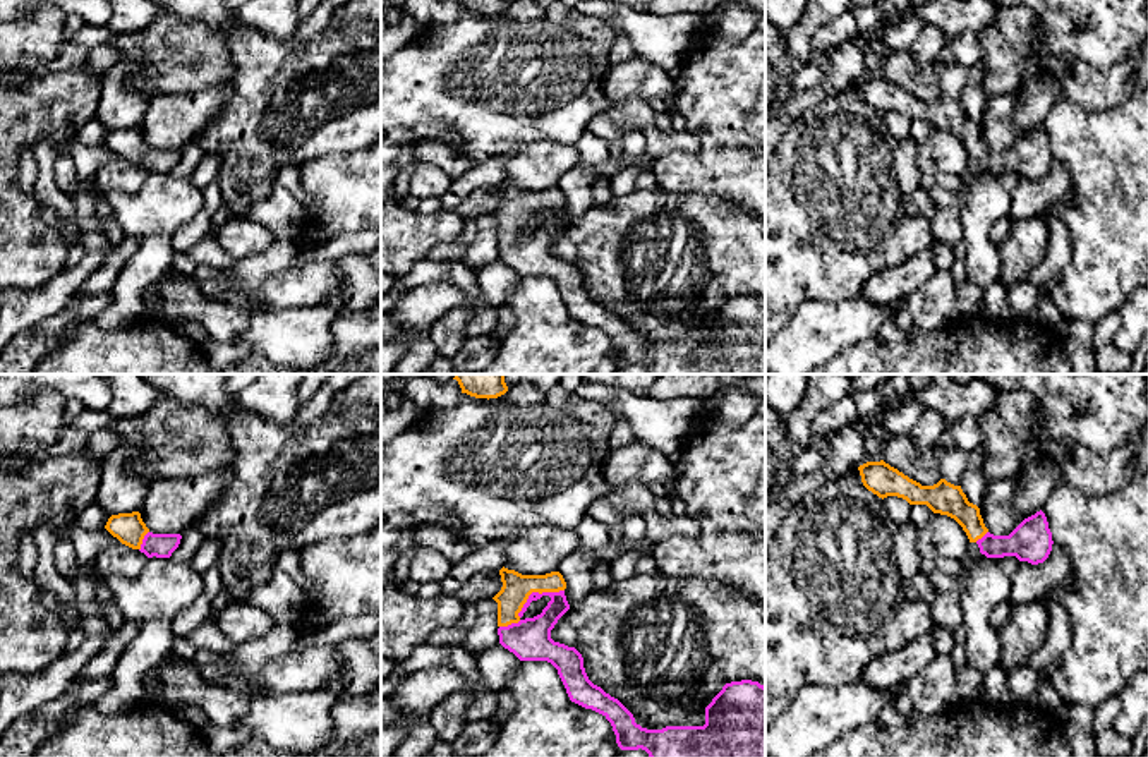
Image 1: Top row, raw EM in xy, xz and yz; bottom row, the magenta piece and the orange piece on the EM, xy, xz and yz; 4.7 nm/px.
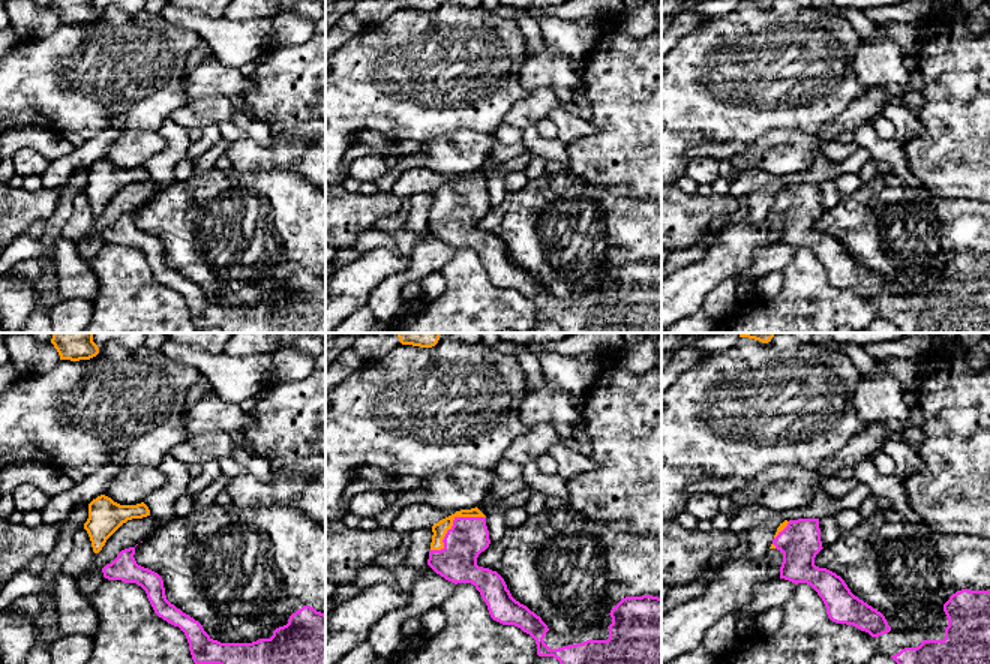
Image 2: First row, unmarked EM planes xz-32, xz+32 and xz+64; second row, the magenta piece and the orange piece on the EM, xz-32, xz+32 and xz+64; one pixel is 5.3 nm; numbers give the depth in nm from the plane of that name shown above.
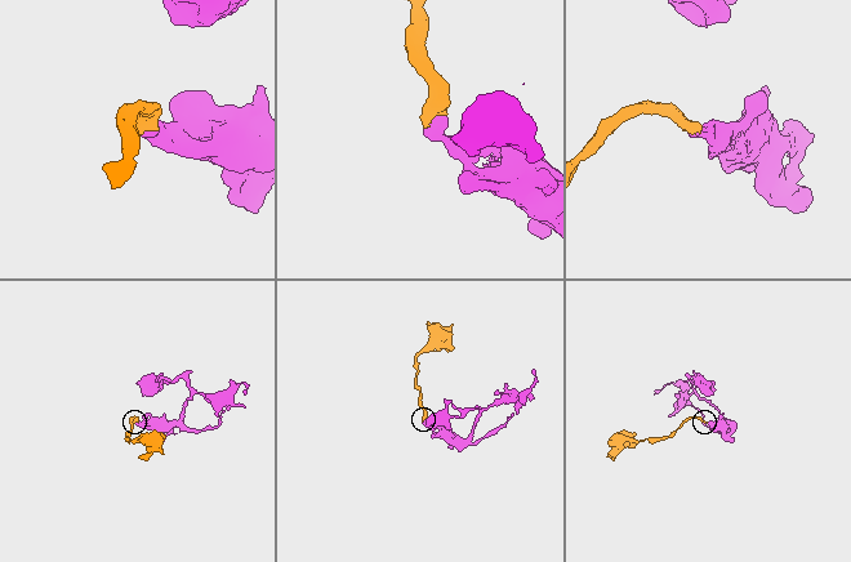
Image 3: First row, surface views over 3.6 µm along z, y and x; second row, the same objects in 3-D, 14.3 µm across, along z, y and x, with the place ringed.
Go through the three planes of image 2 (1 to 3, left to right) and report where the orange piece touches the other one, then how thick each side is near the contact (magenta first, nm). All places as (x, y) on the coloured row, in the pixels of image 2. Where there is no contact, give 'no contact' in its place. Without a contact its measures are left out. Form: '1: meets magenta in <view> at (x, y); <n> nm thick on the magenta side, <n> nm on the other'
1: no contact
2: meets magenta in xz+32 at (453, 523); 220 nm thick on the magenta side, 80 nm on the other
3: meets magenta in xz+64 at (782, 531); 220 nm thick on the magenta side, 40 nm on the other

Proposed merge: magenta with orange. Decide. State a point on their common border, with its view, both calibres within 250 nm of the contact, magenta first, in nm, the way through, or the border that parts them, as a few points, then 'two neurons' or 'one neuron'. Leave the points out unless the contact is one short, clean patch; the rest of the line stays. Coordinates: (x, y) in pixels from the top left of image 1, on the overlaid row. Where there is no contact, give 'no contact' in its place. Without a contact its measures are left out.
meets magenta in xz at (536, 593); 200 nm thick on the magenta side, 140 nm on the other; runs through xz (529, 639), (553, 611), (536, 593), (517, 587); one neuron

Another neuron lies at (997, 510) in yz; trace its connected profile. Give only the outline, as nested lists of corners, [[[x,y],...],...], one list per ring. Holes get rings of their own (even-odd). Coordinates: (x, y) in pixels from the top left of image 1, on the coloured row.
[[[988,481],[983,503],[978,508],[990,534],[1009,536],[1024,518],[1028,518],[1014,510],[1016,489],[1016,481]]]

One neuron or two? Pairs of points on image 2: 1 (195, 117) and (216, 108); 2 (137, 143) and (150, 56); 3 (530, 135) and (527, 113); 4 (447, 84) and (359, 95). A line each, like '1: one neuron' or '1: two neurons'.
1: one neuron
2: two neurons
3: two neurons
4: one neuron

